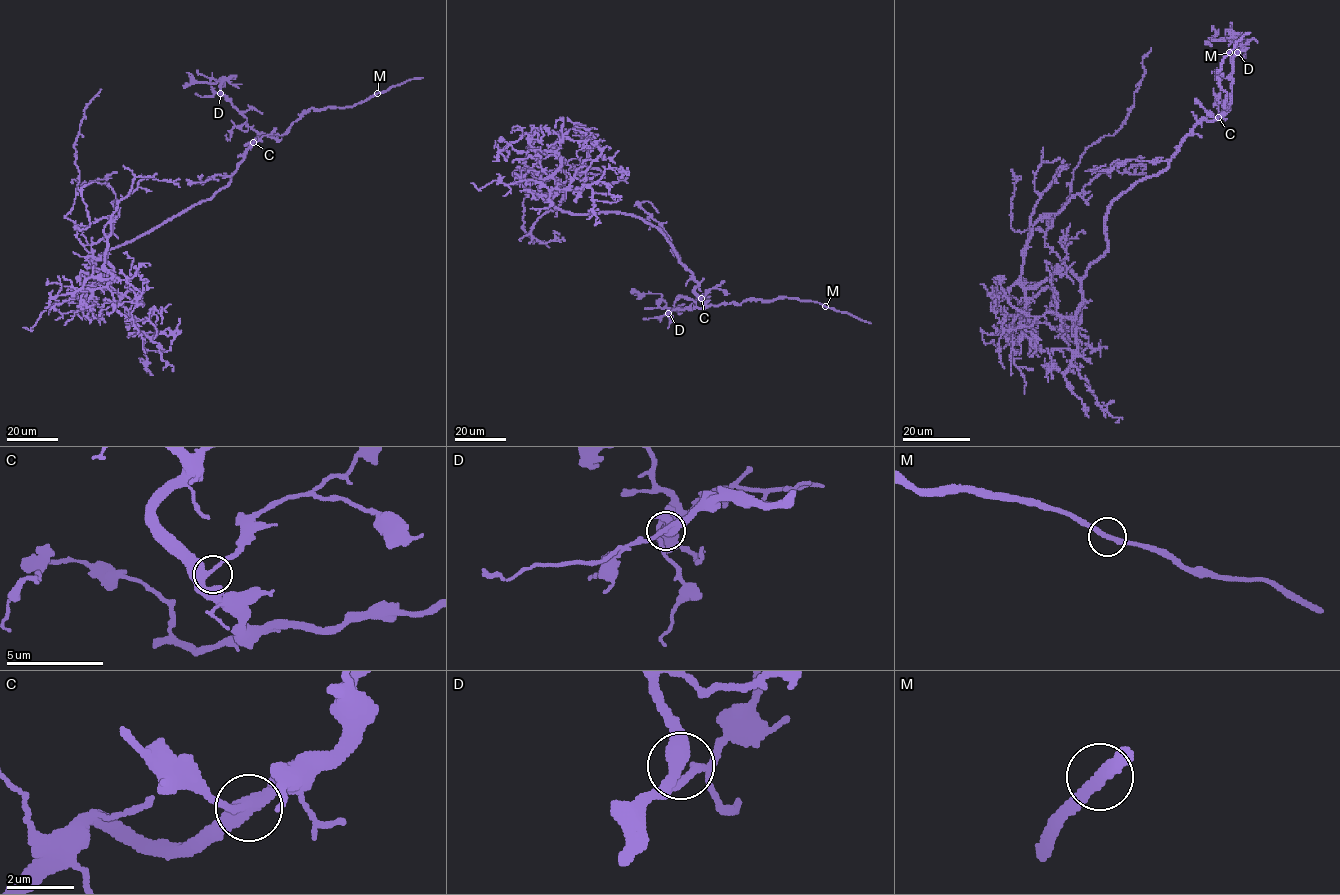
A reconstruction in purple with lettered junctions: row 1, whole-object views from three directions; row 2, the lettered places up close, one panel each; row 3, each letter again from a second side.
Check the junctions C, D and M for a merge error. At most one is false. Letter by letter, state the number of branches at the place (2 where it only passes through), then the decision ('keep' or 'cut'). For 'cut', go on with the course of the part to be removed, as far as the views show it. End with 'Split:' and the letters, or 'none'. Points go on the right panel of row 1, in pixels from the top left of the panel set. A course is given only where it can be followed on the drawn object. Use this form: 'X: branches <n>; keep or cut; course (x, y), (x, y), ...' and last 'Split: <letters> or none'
C: branches 3; keep
D: branches 3; keep
M: branches 2; keep
Split: none

